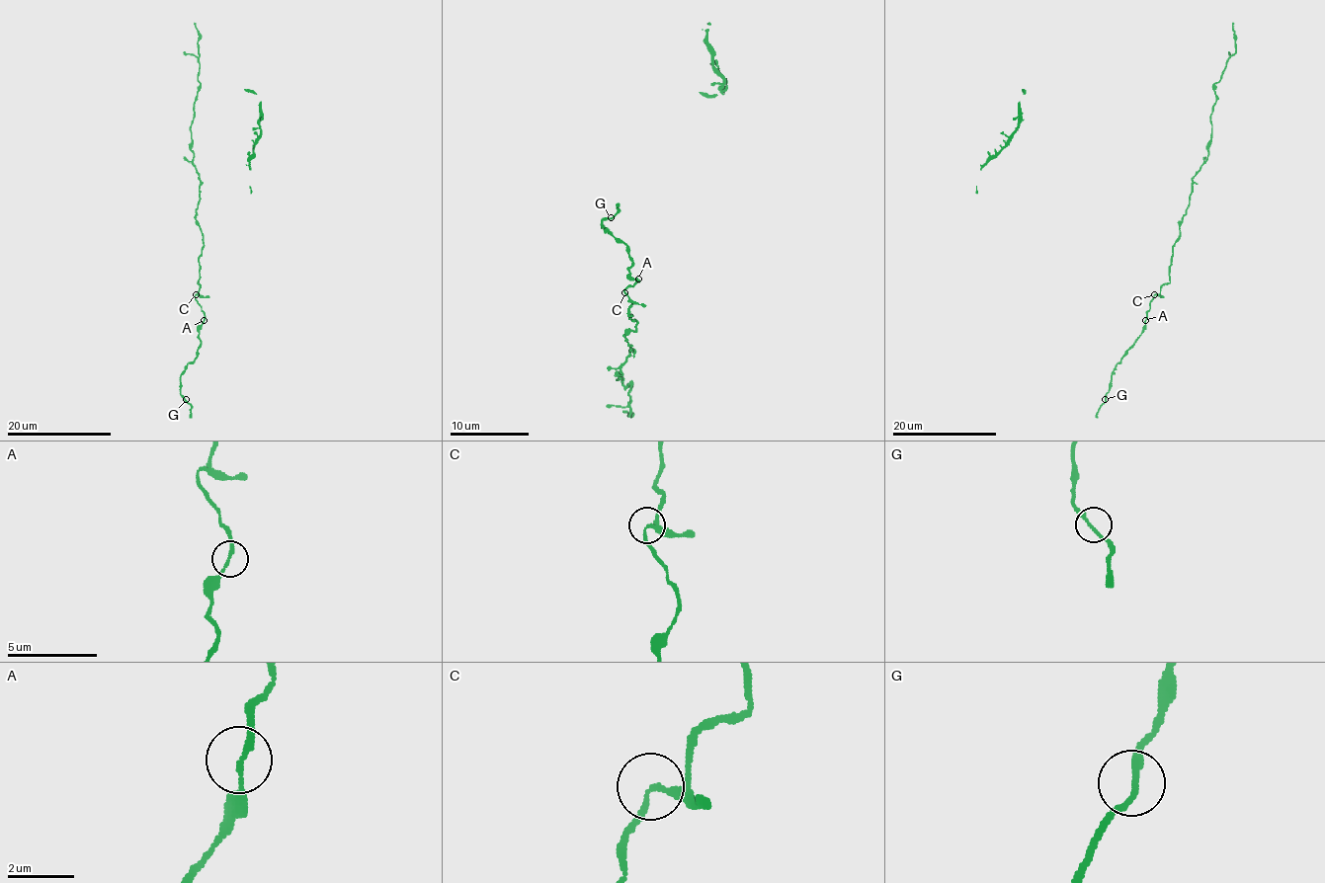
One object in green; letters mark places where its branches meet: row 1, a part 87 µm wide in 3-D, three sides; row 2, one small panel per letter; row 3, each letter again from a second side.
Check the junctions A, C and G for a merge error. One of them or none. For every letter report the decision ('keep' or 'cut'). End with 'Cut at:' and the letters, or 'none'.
A: keep
C: keep
G: keep
Cut at: none

